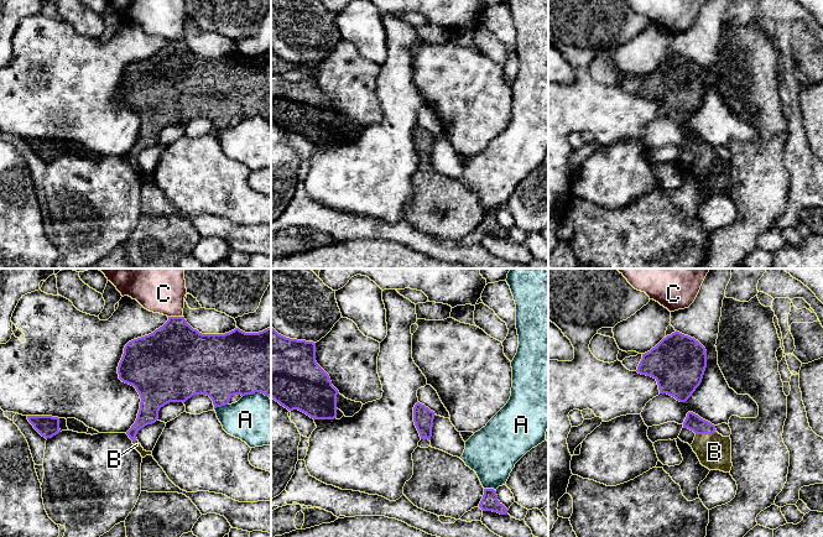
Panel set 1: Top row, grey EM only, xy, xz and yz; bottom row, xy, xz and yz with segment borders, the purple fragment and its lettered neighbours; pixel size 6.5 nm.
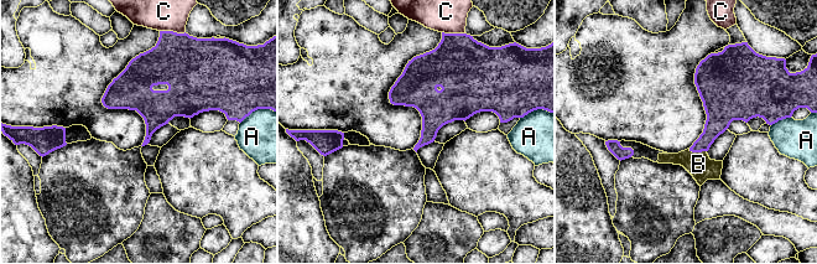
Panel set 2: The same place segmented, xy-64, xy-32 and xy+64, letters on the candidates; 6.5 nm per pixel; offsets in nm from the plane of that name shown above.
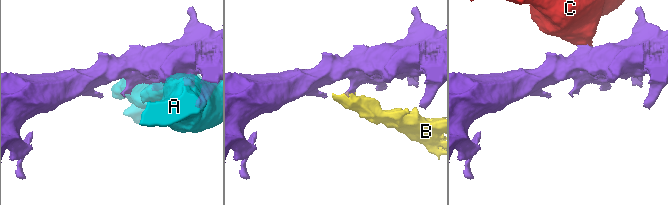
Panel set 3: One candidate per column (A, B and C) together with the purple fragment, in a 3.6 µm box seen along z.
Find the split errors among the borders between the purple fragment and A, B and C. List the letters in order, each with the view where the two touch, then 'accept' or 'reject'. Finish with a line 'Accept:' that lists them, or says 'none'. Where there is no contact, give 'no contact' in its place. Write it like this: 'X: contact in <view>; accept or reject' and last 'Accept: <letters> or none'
A: contact in xy; reject
B: contact in yz; accept
C: contact in xy; reject
Accept: B

